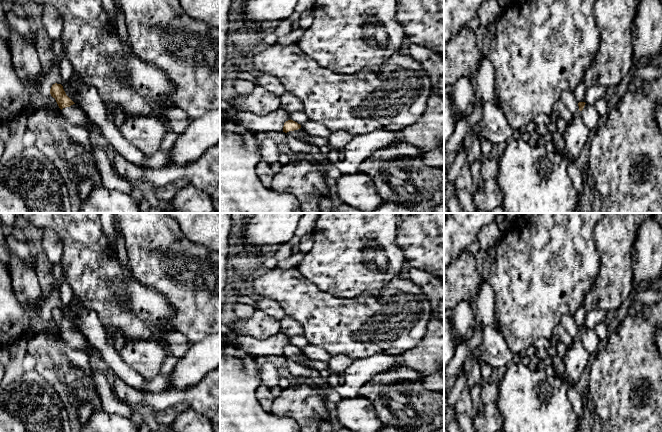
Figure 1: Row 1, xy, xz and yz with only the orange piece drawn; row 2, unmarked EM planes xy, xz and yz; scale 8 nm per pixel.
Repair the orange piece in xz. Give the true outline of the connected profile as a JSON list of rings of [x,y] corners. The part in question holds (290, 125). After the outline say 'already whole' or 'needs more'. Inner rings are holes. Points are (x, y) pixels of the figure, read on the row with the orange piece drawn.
[[[288,120],[284,123],[283,132],[289,134],[290,136],[307,142],[311,136],[309,136],[305,131],[301,129],[301,125],[293,120]]] | needs more

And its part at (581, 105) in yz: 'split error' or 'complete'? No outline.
split error

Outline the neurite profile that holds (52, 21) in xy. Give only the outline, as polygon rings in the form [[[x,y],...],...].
[[[49,4],[43,6],[42,25],[52,40],[60,40],[63,29],[63,19],[54,6]]]

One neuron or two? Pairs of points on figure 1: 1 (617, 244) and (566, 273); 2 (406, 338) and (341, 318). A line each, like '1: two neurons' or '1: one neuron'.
1: two neurons
2: one neuron

